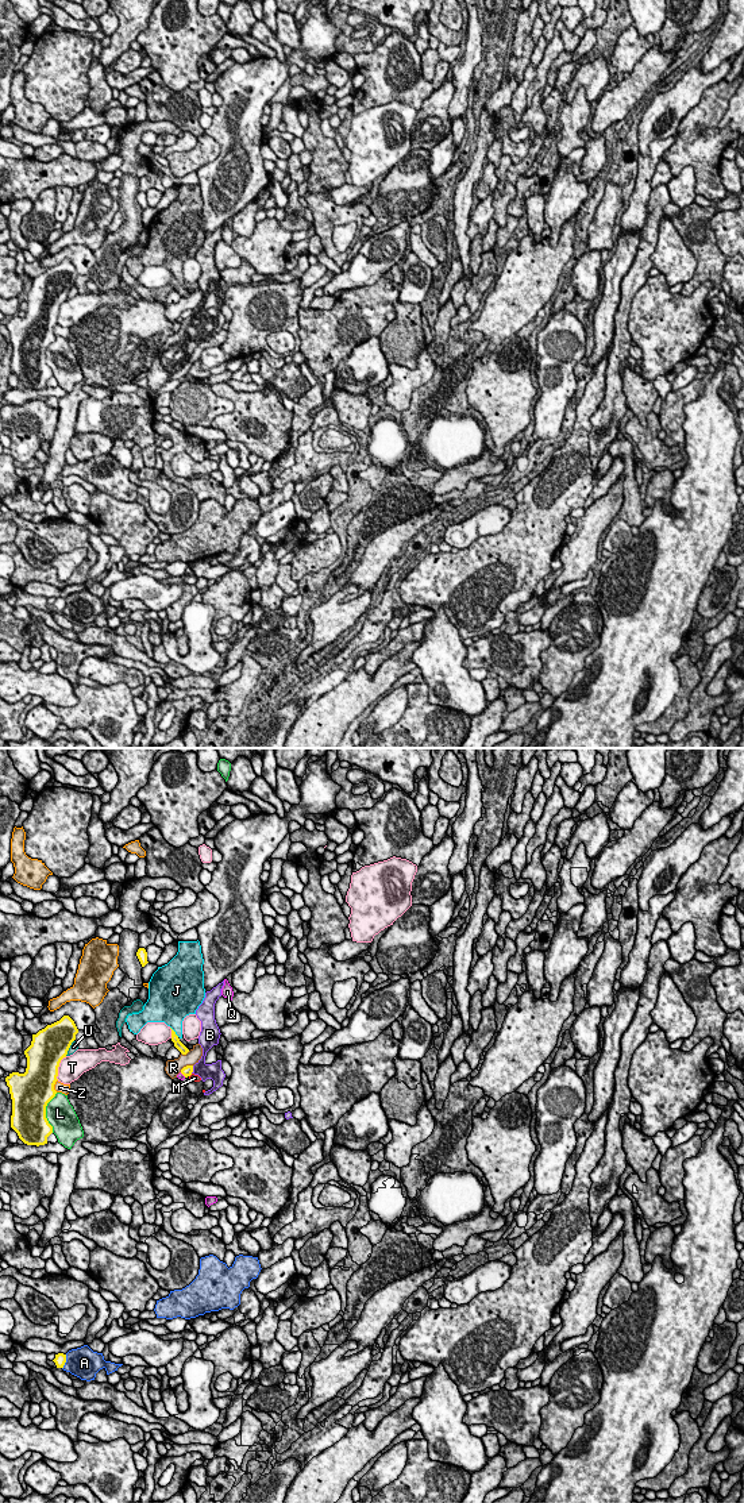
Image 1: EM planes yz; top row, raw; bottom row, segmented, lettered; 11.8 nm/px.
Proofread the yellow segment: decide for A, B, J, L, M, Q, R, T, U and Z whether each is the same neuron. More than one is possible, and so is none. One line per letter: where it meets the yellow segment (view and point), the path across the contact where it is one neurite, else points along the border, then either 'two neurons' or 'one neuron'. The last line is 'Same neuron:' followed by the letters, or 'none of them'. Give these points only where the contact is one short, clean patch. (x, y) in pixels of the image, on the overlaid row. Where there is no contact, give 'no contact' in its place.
A: contact yz (65, 1361); two neurons
B: contact yz (192, 1070); border yz (193, 1066), (191, 1072); two neurons
J: contact yz (174, 1032); two neurons
L: contact yz (45, 1113); two neurons
M: no contact; two neurons
Q: contact yz (182, 1074); two neurons
R: contact yz (187, 1066); two neurons
T: contact yz (58, 1066); two neurons
U: contact yz (69, 1047); two neurons
Z: contact yz (53, 1086); two neurons
Same neuron: none of them

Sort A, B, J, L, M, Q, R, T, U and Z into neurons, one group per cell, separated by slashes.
A / B M / J / L / Q / R / T / U / Z

